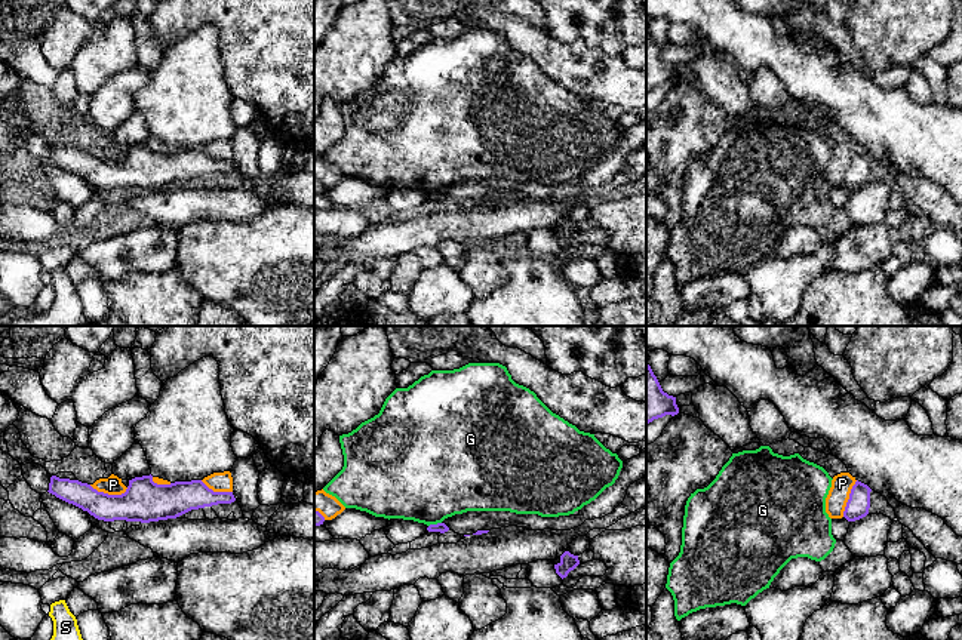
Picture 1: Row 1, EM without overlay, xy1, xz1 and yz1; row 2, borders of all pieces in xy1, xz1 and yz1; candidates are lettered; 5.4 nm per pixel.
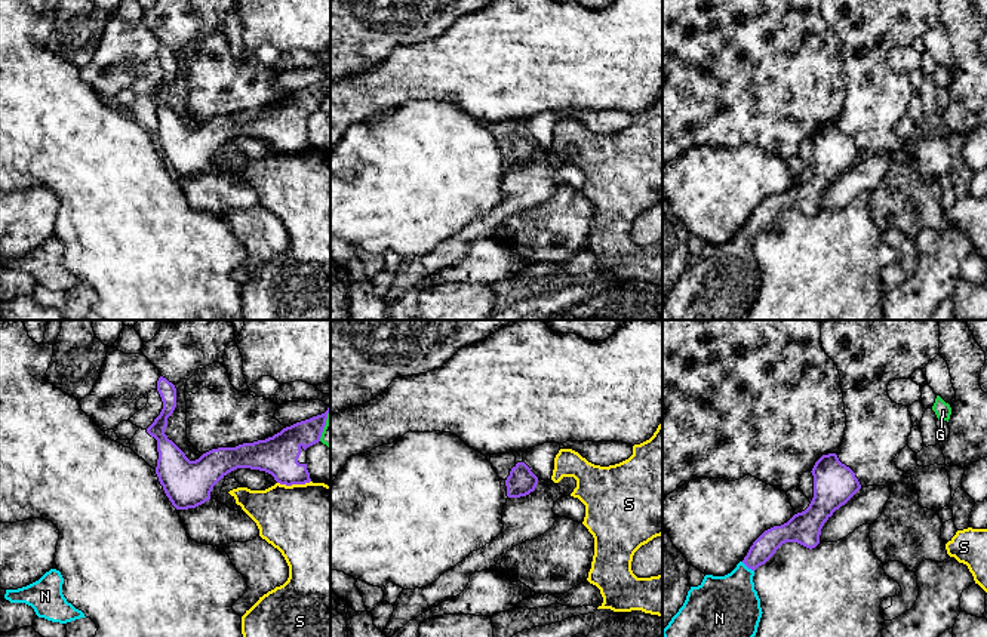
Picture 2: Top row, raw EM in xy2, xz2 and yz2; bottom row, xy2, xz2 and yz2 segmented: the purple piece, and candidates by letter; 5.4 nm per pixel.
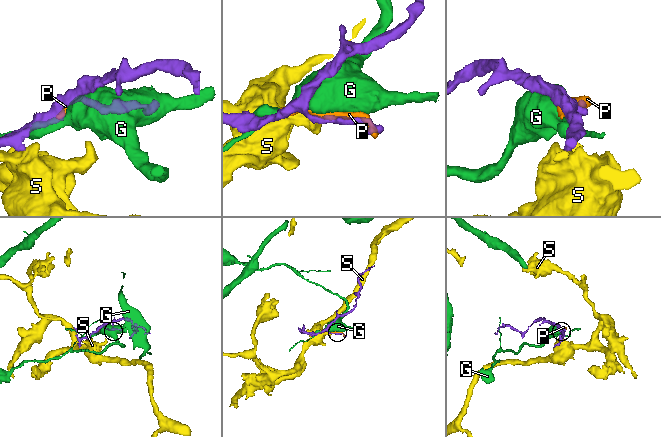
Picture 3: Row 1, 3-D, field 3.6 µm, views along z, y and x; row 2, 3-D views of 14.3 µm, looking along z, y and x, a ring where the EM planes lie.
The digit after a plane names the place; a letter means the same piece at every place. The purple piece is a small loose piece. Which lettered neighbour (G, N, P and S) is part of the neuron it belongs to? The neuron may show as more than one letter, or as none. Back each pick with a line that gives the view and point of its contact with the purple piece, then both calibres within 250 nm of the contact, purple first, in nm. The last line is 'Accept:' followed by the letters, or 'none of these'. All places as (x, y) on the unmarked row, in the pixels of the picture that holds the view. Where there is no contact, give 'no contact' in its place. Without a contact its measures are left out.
N: yz2 (747, 234) | 120/360 nm
Accept: N

